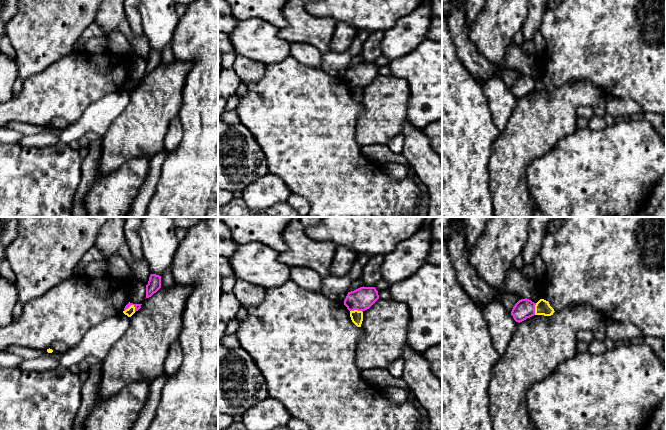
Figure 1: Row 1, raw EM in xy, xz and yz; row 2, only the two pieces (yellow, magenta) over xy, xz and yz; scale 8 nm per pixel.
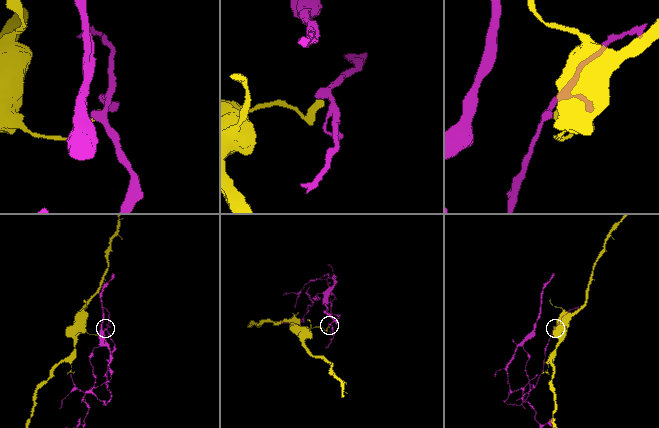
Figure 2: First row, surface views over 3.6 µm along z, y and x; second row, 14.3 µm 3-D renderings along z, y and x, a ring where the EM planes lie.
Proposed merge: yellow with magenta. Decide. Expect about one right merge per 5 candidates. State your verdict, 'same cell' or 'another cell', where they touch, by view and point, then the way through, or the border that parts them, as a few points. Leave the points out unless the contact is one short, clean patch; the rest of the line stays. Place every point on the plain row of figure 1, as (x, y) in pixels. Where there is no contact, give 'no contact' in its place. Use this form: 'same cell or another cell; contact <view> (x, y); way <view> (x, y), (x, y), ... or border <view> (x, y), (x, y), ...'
another cell; contact xy (130, 82); border xy (135, 83), (130, 81), (124, 87)

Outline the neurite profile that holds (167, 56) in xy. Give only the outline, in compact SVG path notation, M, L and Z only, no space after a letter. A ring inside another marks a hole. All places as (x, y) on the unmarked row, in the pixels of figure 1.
M170 44L161 51L161 64L168 65L174 61L175 61L175 56L173 54L172 46Z

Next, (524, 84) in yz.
M527 74L521 75L513 83L511 91L516 98L520 99L535 91L535 81L536 79Z

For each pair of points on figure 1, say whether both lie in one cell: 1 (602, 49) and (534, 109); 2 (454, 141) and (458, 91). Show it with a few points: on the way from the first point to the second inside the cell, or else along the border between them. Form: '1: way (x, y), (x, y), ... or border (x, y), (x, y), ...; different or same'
1: border (583, 80), (568, 82), (555, 87); different
2: way (454, 129), (454, 103); same

